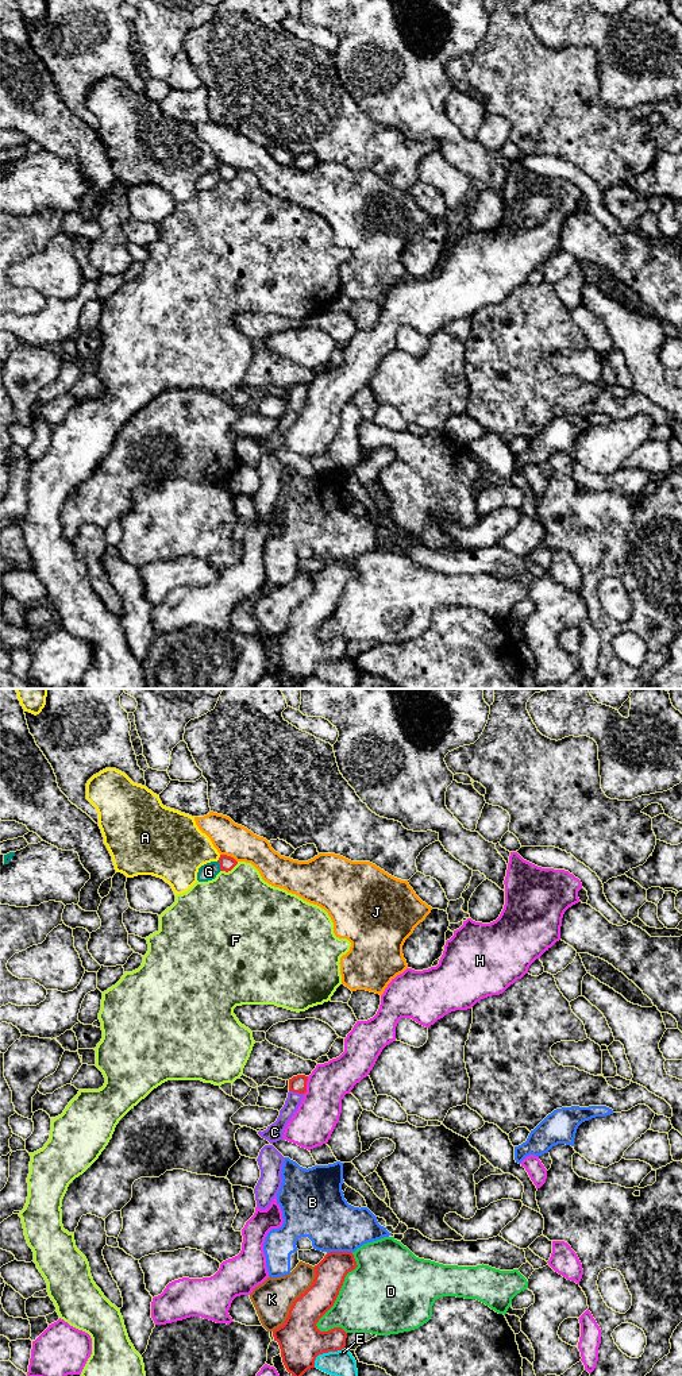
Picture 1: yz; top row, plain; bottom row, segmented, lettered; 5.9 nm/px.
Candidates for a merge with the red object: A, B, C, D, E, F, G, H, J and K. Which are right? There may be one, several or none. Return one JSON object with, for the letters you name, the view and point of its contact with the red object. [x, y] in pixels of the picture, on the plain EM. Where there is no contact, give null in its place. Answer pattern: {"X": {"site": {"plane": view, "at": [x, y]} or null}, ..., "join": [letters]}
{"C": {"site": {"plane": "yz", "at": [296, 400]}}, "join": ["C"]}

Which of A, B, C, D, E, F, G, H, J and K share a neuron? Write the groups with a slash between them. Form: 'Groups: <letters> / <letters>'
Groups: A / B / C / D G / E / F / H / J / K

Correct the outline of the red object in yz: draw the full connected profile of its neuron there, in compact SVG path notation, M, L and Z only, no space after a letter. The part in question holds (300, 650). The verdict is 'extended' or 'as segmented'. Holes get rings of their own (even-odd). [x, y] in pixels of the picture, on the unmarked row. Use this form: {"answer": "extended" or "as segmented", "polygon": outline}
{"answer": "as segmented", "polygon": "M330 560L315 574L312 594L297 606L282 635L273 640L286 679L297 689L319 663L344 658L347 641L342 636L320 640L319 628L334 614L344 586L357 577L351 560Z"}

